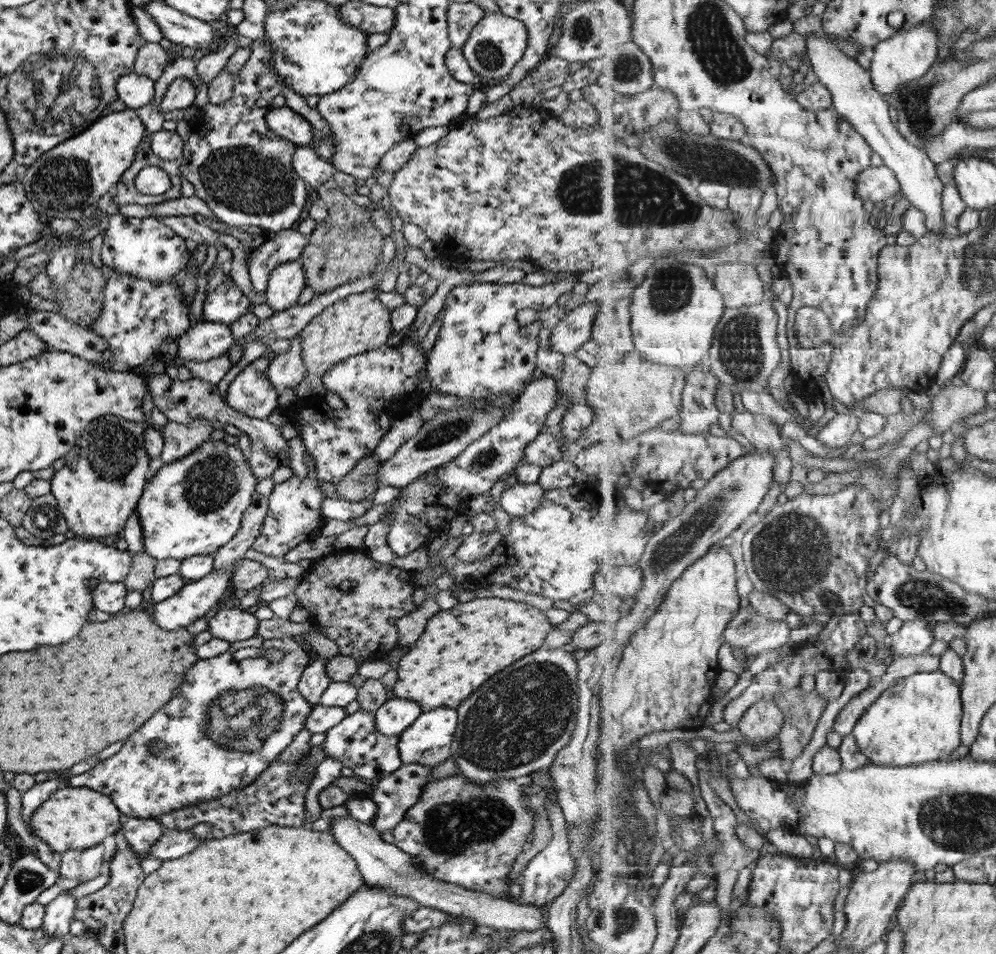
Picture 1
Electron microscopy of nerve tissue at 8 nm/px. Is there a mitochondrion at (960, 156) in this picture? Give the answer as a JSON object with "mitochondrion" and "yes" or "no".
{"mitochondrion":"no"}

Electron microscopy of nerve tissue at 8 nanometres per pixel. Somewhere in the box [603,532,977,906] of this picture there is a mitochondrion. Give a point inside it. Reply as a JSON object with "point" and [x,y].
{"point":[922,597]}

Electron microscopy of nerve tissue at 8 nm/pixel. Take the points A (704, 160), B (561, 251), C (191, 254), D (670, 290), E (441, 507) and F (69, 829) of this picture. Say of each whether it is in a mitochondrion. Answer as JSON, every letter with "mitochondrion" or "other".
{"A":"mitochondrion","B":"other","C":"other","D":"mitochondrion","E":"other","F":"other"}

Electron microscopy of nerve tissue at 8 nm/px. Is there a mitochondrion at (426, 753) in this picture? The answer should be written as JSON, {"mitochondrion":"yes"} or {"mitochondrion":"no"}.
{"mitochondrion":"yes"}

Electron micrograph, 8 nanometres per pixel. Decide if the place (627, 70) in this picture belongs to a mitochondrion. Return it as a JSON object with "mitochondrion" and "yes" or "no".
{"mitochondrion":"yes"}

